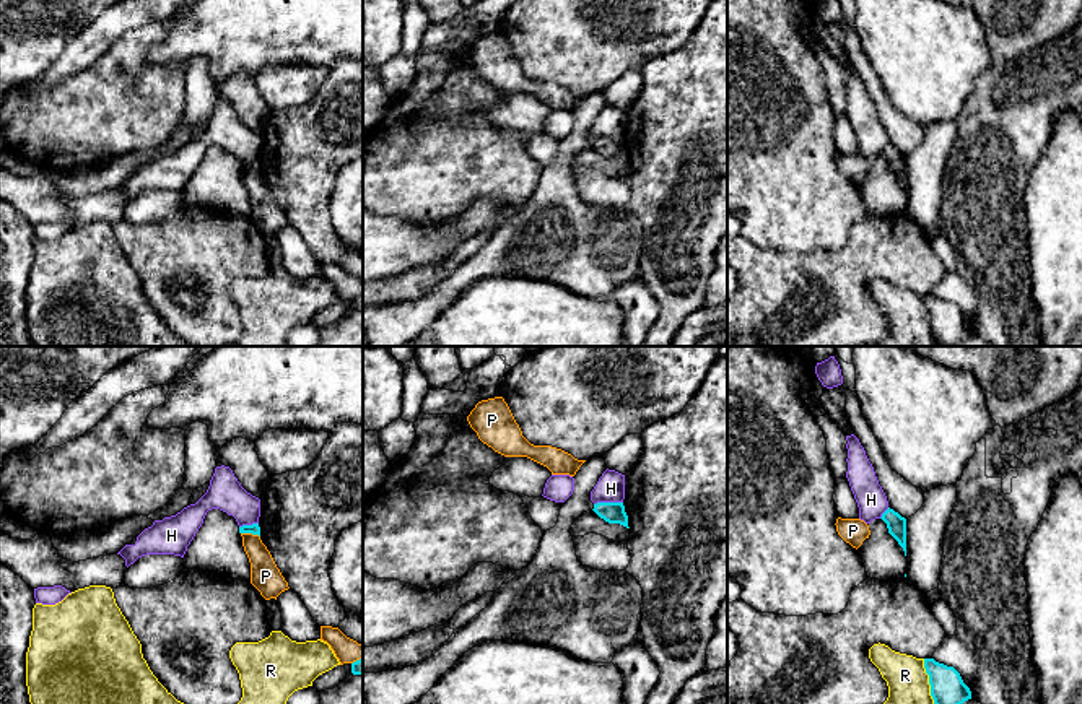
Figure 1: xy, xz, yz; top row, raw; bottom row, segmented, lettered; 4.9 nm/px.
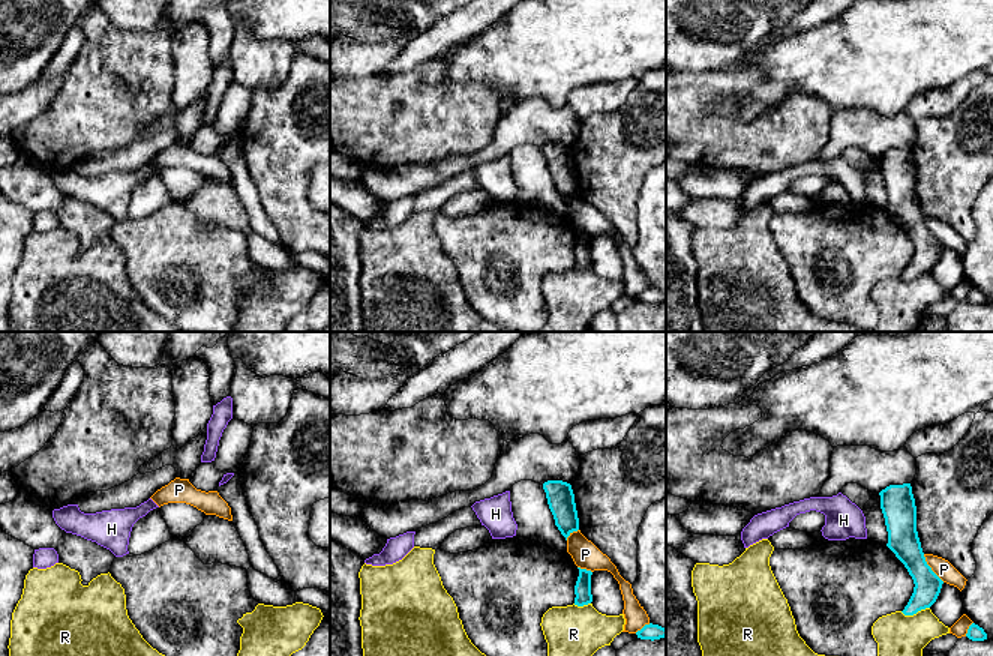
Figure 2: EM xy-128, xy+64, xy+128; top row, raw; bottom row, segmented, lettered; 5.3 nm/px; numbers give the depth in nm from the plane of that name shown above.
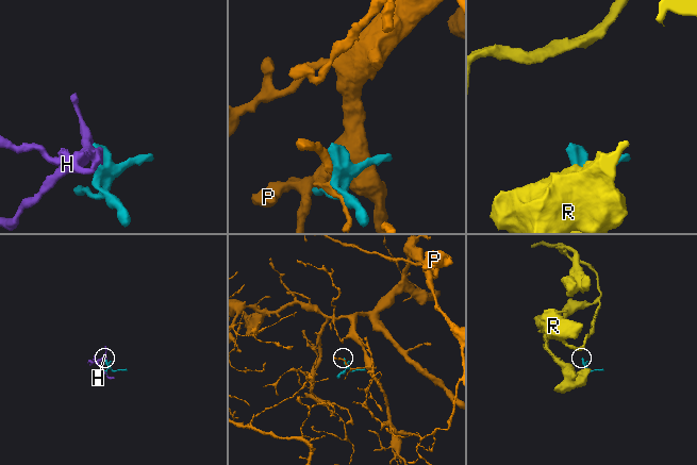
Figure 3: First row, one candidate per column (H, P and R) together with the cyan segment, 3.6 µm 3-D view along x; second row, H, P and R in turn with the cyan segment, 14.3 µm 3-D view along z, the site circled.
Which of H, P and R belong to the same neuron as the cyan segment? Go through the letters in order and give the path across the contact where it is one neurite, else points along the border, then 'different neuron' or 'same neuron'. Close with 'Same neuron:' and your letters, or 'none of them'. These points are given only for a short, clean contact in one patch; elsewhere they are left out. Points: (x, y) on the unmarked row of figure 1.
H: border xz (622, 137), (597, 137), (594, 140); different neuron
P: different neuron
R: different neuron
Same neuron: none of them

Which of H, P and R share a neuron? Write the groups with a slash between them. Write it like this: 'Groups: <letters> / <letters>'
Groups: H / P / R

